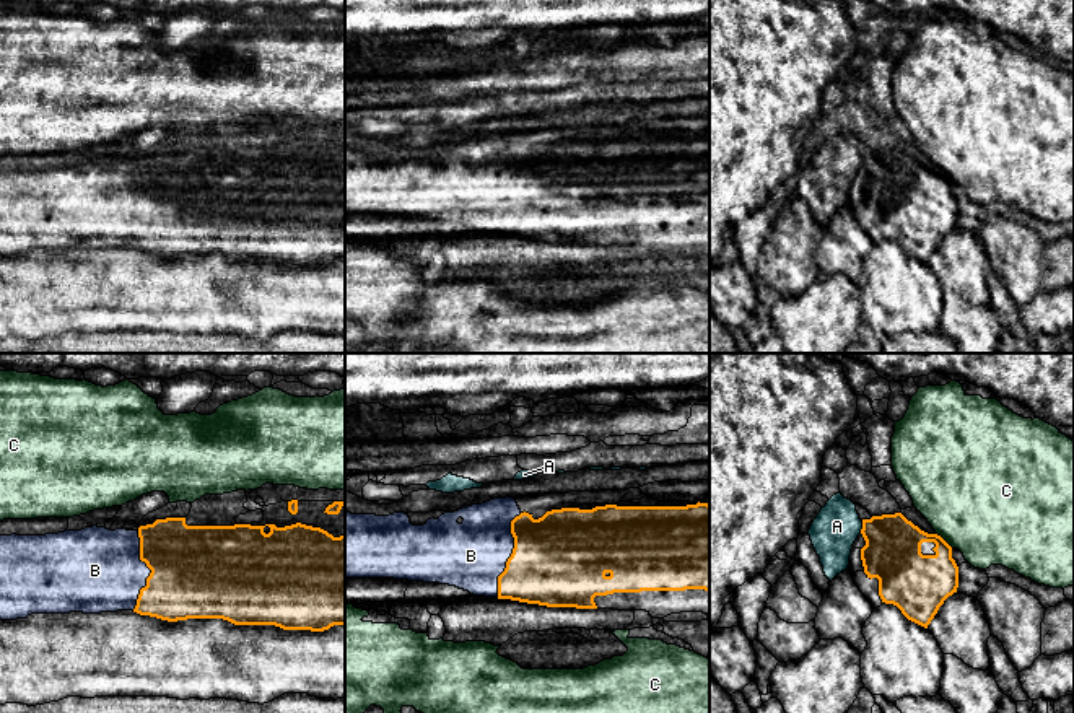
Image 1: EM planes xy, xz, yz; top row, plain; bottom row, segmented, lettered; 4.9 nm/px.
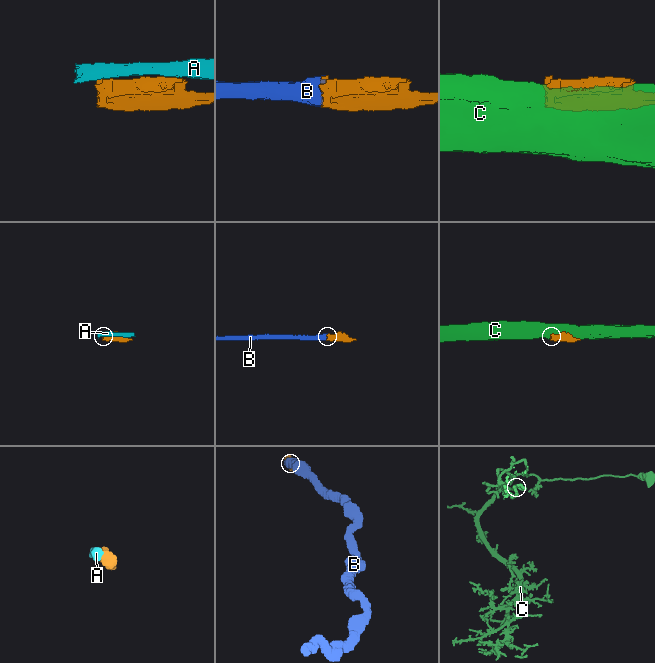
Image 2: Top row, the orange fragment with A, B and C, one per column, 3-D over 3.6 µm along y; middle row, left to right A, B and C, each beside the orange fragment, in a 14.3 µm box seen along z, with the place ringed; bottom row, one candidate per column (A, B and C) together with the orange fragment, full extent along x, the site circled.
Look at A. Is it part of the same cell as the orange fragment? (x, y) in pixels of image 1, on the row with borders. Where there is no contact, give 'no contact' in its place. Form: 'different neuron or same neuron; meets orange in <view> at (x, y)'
different neuron; meets orange in yz at (863, 528)

